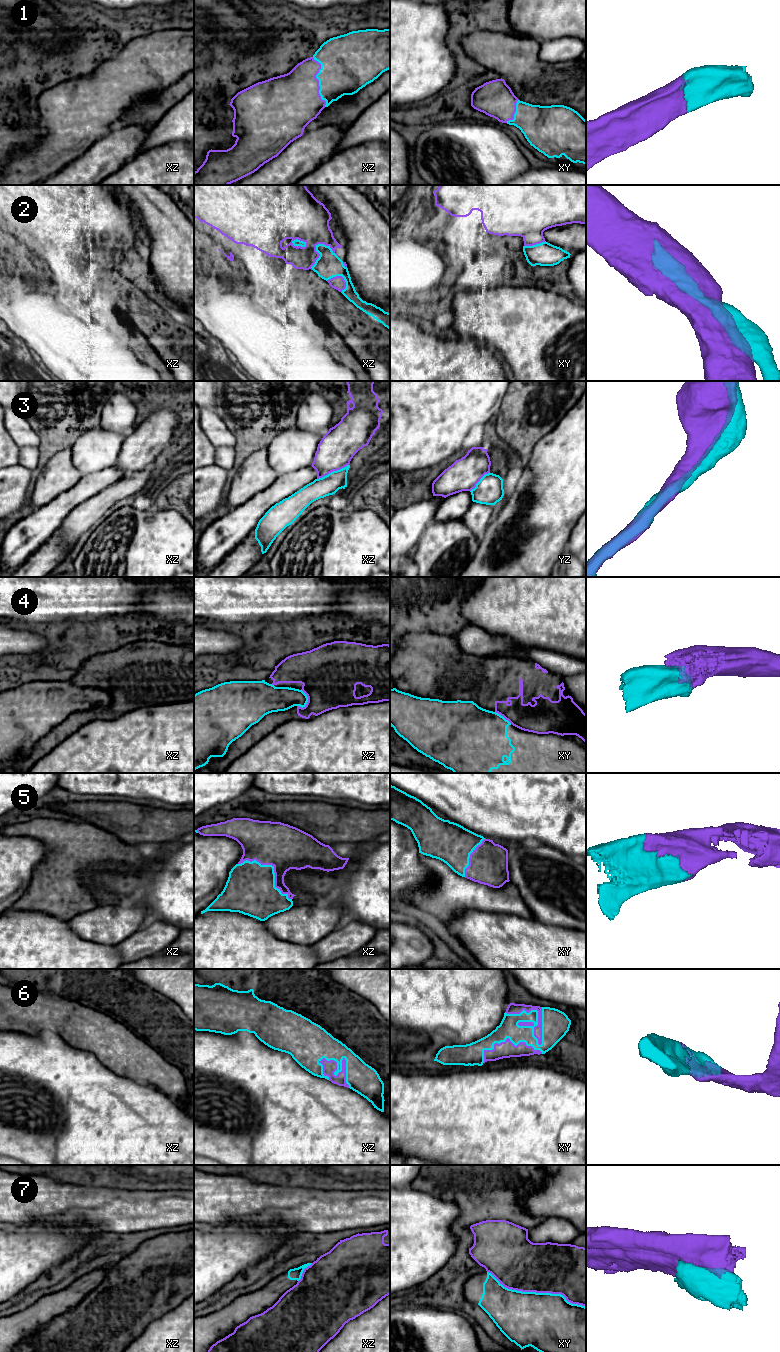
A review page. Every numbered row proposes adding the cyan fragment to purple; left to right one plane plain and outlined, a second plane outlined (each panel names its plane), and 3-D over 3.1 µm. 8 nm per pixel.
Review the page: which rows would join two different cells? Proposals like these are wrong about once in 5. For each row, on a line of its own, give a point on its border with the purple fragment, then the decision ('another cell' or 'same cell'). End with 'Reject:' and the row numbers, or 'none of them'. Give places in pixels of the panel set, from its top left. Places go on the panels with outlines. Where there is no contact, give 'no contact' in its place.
1: meets purple in xz at (318, 82); same cell
2: meets purple in xz at (316, 251); another cell
3: meets purple in xz at (332, 471); same cell
4: meets purple in xz at (308, 699); another cell
5: meets purple in xz at (274, 868); same cell
6: meets purple in xy at (538, 1013); same cell
7: meets purple in xy at (536, 1292); another cell
Reject: 2, 4, 7

